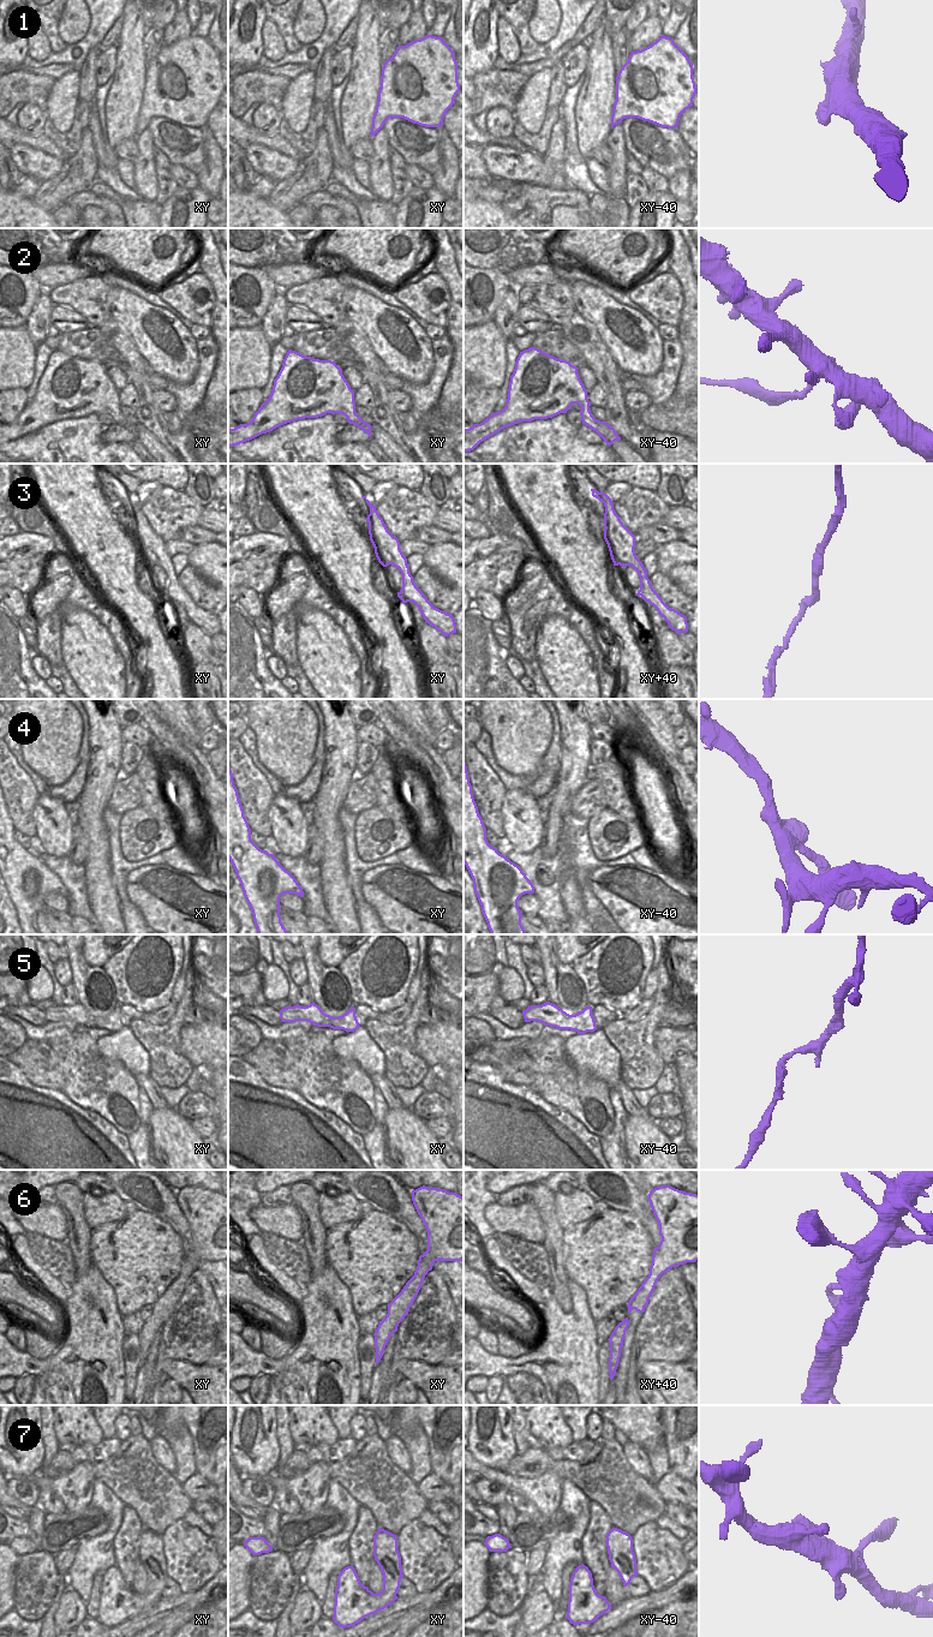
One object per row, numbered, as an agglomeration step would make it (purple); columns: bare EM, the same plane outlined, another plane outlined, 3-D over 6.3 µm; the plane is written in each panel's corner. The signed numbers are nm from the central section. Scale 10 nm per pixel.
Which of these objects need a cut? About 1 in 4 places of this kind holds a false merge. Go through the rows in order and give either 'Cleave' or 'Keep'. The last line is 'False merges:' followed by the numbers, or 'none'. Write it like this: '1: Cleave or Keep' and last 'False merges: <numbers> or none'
1: Keep
2: Cleave
3: Keep
4: Keep
5: Keep
6: Keep
7: Keep
False merges: 2.

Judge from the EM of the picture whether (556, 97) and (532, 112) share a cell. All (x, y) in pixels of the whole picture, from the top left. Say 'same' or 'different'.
different

